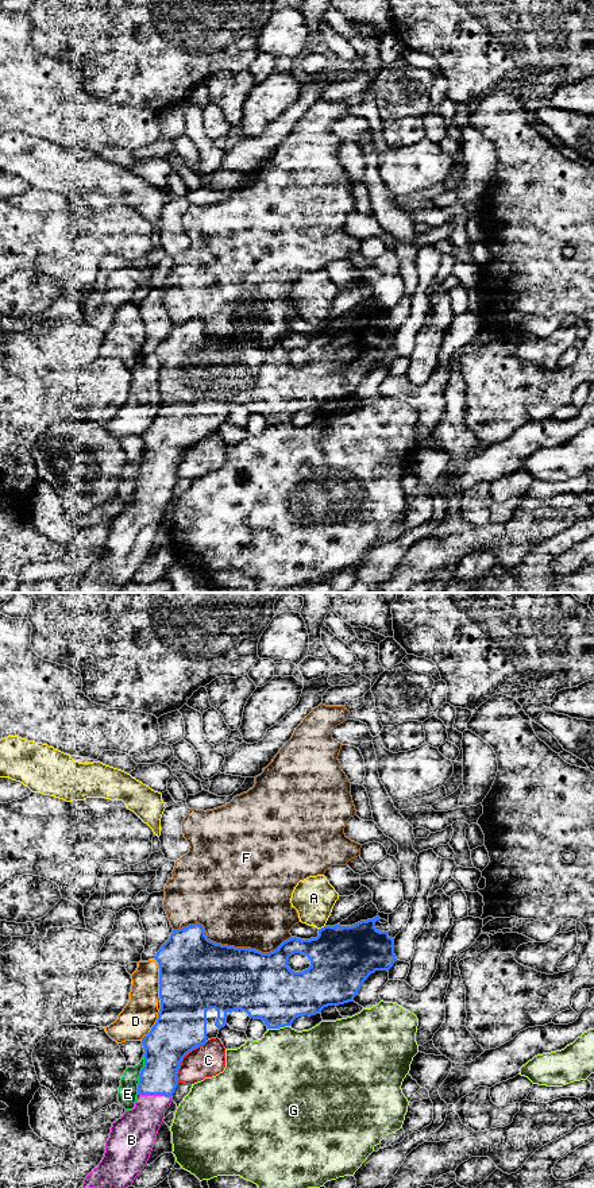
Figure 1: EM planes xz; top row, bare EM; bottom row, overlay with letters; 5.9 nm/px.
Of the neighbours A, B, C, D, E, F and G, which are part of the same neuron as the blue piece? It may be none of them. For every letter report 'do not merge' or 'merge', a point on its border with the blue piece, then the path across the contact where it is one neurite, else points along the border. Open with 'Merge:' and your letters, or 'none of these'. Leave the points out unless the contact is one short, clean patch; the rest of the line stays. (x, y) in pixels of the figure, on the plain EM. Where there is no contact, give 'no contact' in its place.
Merge: B
A: do not merge | xz (321, 323)
B: merge | xz (154, 489) | across xz (164, 448), (154, 489), (149, 509), (137, 525)
C: do not merge | xz (182, 452)
D: do not merge | xz (154, 420)
E: do not merge | xz (141, 469)
F: do not merge | xz (227, 340)
G: do not merge | xz (278, 423)

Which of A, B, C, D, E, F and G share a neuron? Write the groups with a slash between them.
A / B / C / D / E / F / G

